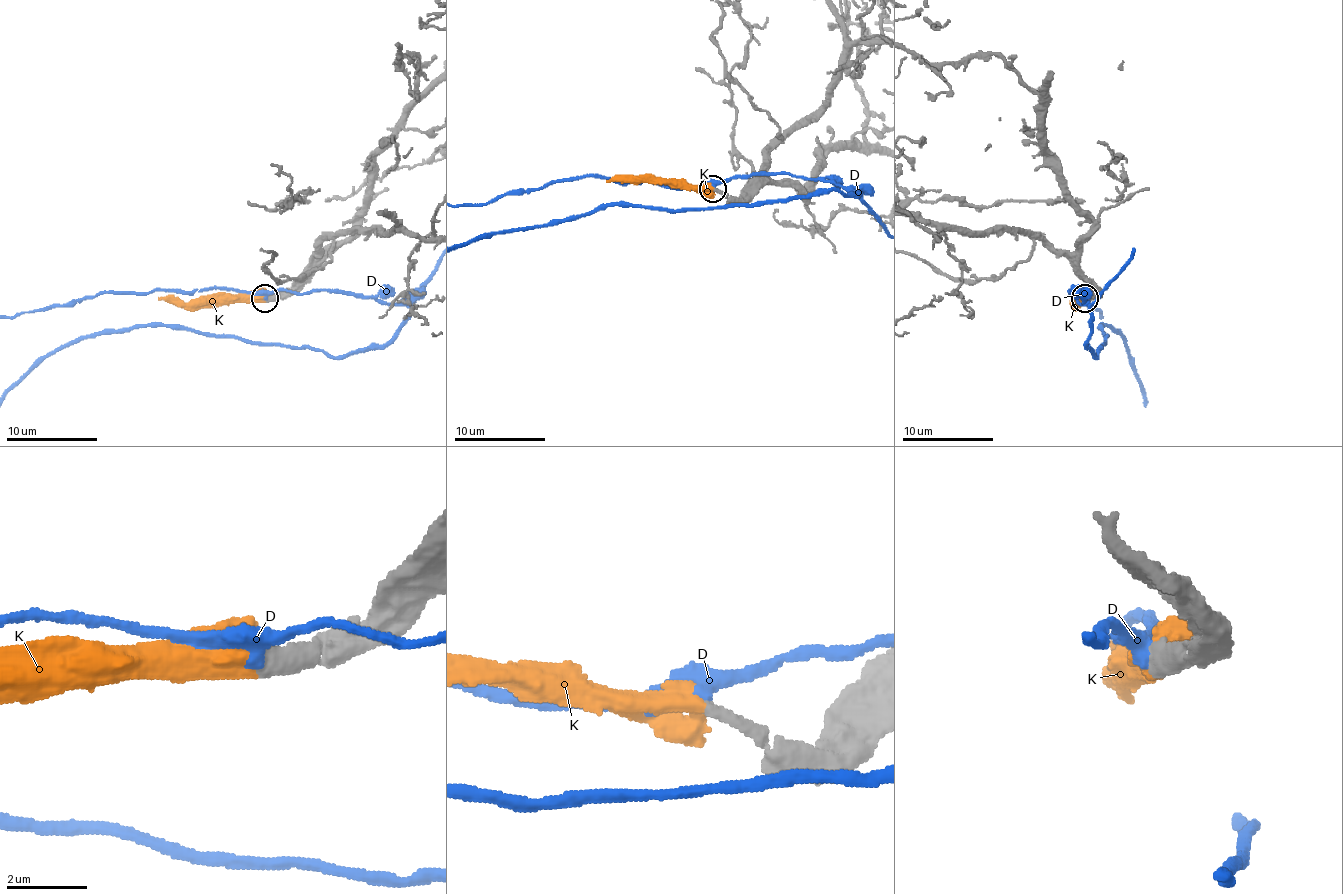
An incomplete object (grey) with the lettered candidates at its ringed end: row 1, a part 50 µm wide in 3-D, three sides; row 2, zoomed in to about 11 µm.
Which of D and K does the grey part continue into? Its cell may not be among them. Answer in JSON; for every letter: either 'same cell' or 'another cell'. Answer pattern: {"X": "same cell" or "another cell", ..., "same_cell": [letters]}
{"D": "another cell", "K": "same cell", "same_cell": ["K"]}

